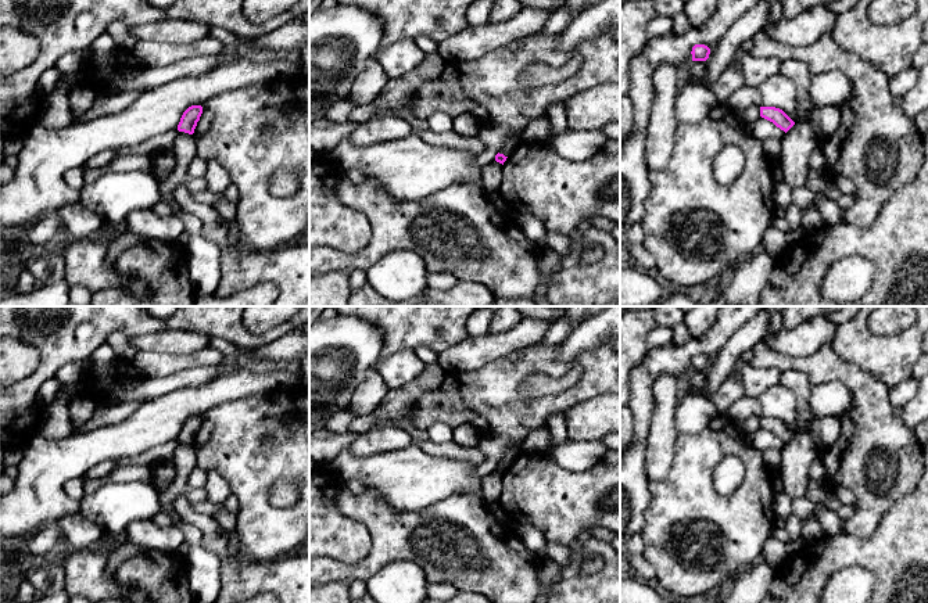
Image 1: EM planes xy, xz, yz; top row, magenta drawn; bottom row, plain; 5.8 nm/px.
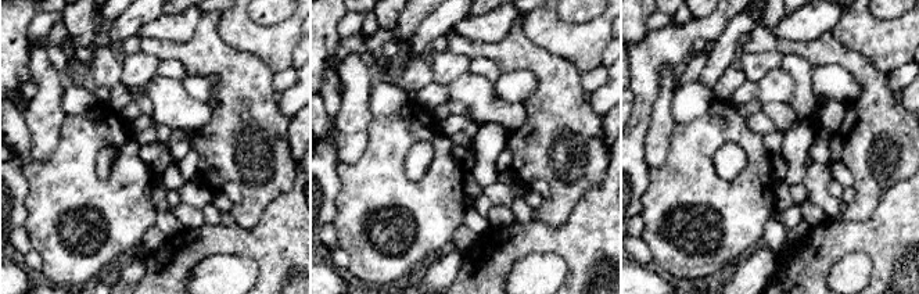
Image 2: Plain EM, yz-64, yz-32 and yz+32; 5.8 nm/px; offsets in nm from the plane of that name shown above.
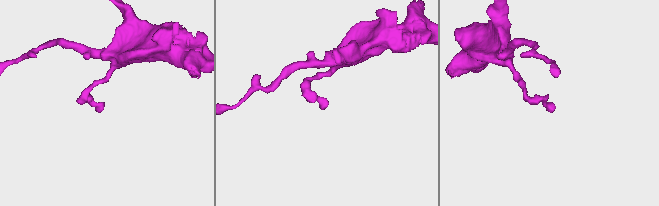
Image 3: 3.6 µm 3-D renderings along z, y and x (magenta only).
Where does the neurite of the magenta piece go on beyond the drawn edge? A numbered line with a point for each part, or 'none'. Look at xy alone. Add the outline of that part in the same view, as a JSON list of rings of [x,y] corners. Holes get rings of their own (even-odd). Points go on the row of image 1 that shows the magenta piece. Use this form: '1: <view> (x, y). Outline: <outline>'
none

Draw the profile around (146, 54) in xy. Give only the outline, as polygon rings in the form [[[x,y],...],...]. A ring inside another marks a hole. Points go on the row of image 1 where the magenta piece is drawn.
[[[207,36],[189,44],[169,44],[161,42],[136,42],[136,46],[129,50],[118,49],[117,53],[105,61],[105,71],[92,73],[86,87],[104,87],[117,78],[129,78],[130,75],[153,67],[165,67],[180,60],[191,57],[218,55],[223,44]]]

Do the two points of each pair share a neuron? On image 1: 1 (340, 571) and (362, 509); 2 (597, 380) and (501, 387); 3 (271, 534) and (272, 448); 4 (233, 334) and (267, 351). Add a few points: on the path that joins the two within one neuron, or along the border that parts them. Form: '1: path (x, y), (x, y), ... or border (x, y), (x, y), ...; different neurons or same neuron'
1: path (361, 570), (379, 552), (379, 530); same neuron
2: path (573, 395), (559, 404), (541, 409), (525, 409); same neuron
3: path (258, 513), (258, 469); same neuron
4: border (287, 331), (269, 343), (250, 348); different neurons

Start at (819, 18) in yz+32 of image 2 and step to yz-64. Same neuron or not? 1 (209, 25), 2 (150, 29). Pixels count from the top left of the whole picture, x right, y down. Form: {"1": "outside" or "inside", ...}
{"1": "outside", "2": "inside"}

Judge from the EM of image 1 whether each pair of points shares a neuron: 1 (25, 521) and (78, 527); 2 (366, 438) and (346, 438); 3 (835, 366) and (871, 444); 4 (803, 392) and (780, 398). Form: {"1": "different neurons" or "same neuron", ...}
{"1": "different neurons", "2": "different neurons", "3": "same neuron", "4": "different neurons"}

